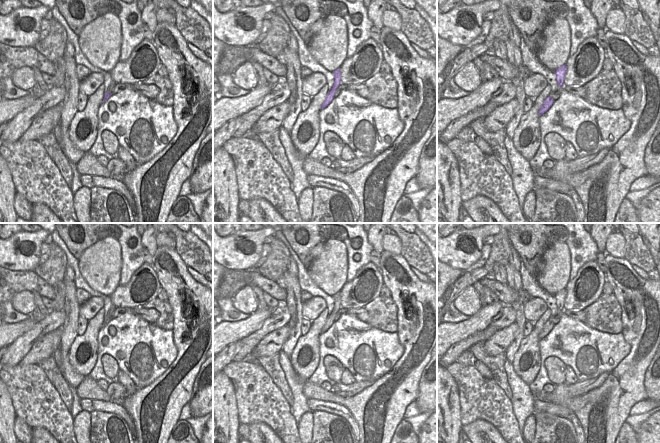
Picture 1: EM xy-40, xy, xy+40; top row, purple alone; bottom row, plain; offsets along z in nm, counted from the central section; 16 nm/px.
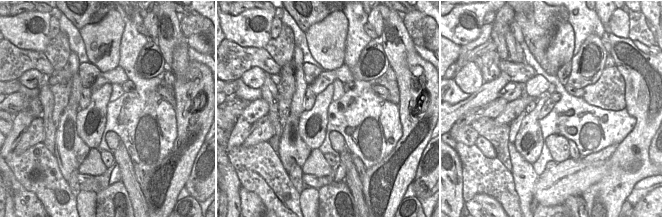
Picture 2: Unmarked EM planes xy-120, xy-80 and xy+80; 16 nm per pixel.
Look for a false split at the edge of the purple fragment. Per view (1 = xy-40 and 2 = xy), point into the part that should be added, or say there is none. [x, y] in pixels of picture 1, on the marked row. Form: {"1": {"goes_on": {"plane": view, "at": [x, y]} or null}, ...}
{"1": {"goes_on": null}, "2": {"goes_on": null}}

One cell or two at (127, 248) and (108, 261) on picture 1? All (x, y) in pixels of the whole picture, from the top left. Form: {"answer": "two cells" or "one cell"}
{"answer": "two cells"}

